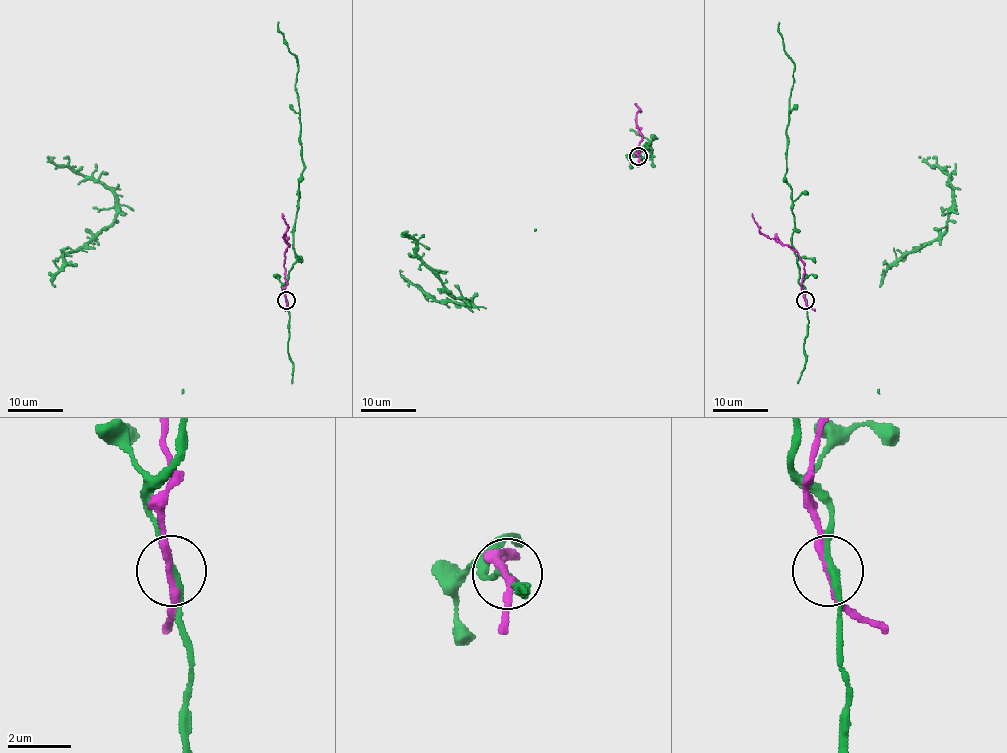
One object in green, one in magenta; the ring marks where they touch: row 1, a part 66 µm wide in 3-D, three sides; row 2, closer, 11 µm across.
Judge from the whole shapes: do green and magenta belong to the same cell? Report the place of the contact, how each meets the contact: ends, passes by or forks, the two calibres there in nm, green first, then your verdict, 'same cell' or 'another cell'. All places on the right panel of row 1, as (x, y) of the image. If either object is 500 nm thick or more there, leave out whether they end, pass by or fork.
(805, 300) | green passes by | magenta passes by | 240/200 nm | another cell

